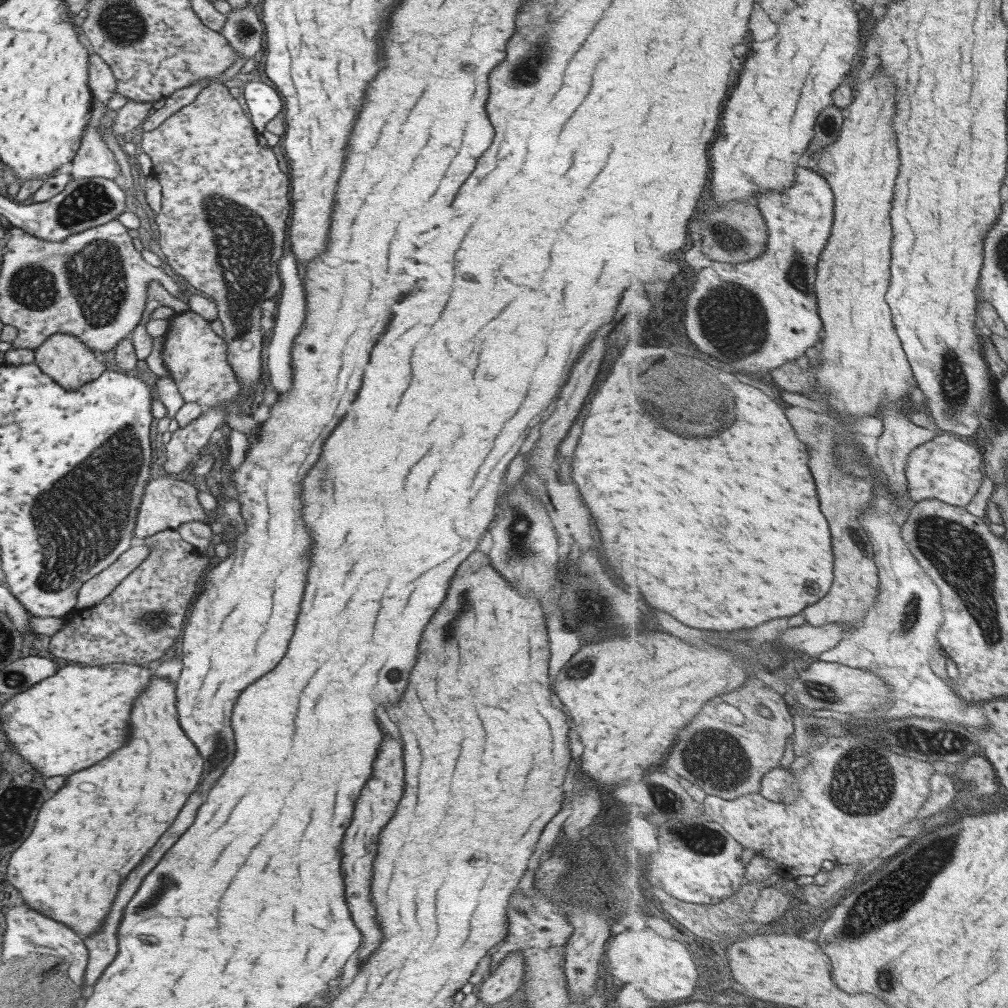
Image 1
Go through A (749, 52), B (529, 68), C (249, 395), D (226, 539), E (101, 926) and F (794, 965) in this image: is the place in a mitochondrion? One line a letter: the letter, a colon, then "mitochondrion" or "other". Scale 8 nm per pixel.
A: other
B: mitochondrion
C: other
D: other
E: other
F: other

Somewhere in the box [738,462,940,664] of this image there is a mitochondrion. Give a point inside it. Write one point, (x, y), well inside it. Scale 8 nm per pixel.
(911, 614)

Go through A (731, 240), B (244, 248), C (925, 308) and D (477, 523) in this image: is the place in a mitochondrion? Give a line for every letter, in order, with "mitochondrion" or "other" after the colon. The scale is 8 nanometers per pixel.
A: mitochondrion
B: mitochondrion
C: other
D: other

